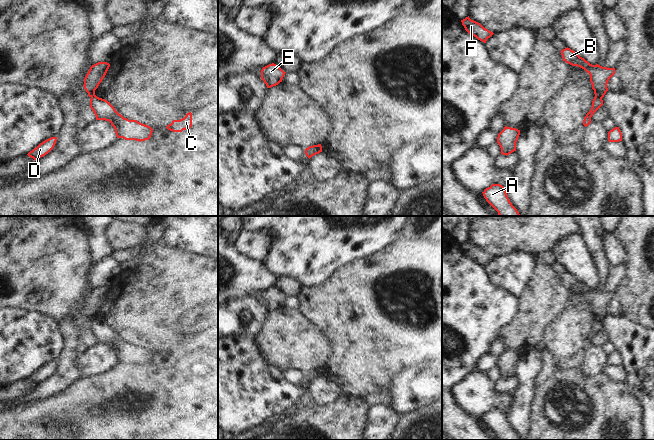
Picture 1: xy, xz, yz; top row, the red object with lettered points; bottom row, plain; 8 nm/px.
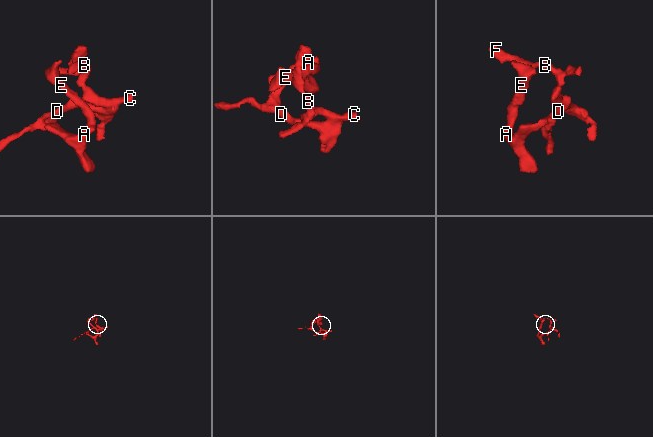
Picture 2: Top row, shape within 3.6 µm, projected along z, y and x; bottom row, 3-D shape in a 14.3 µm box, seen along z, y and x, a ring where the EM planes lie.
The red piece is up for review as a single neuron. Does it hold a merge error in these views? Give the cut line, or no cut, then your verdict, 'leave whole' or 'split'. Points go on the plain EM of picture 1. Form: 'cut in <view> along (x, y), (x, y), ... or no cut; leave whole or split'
cut in yz along (595, 319), (601, 322); split

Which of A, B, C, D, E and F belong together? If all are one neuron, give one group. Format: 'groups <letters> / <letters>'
groups A C D E / B F

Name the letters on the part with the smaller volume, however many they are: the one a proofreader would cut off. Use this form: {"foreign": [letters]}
{"foreign": ["B", "F"]}

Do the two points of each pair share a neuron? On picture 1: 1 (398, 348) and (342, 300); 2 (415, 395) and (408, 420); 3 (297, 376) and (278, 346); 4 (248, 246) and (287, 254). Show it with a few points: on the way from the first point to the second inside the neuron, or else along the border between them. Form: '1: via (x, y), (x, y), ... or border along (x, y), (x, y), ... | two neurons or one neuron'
1: via (384, 339), (356, 311) | one neuron
2: border along (431, 402), (398, 415) | two neurons
3: border along (282, 370), (298, 369), (304, 374) | two neurons
4: border along (269, 227), (272, 233), (272, 241), (263, 262) | two neurons

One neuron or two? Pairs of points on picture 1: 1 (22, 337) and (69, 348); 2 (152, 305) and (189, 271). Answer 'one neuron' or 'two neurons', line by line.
1: two neurons
2: one neuron

